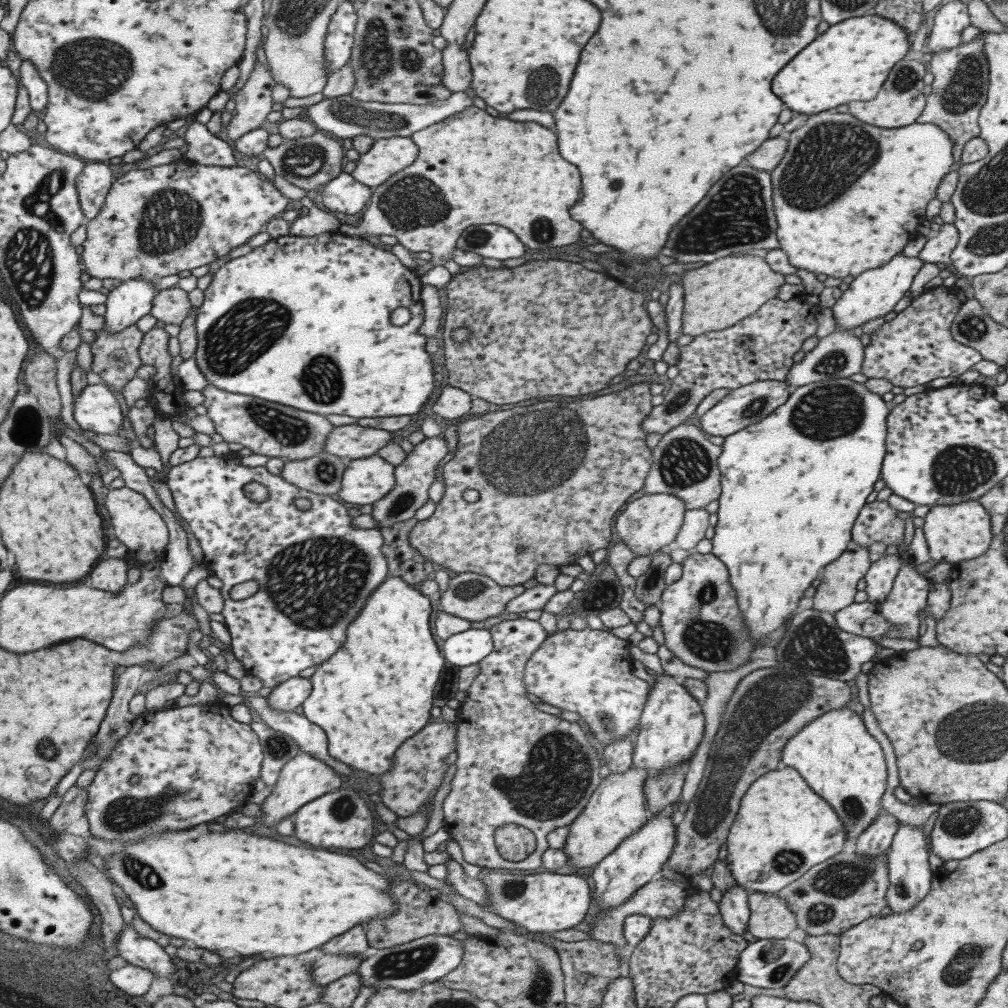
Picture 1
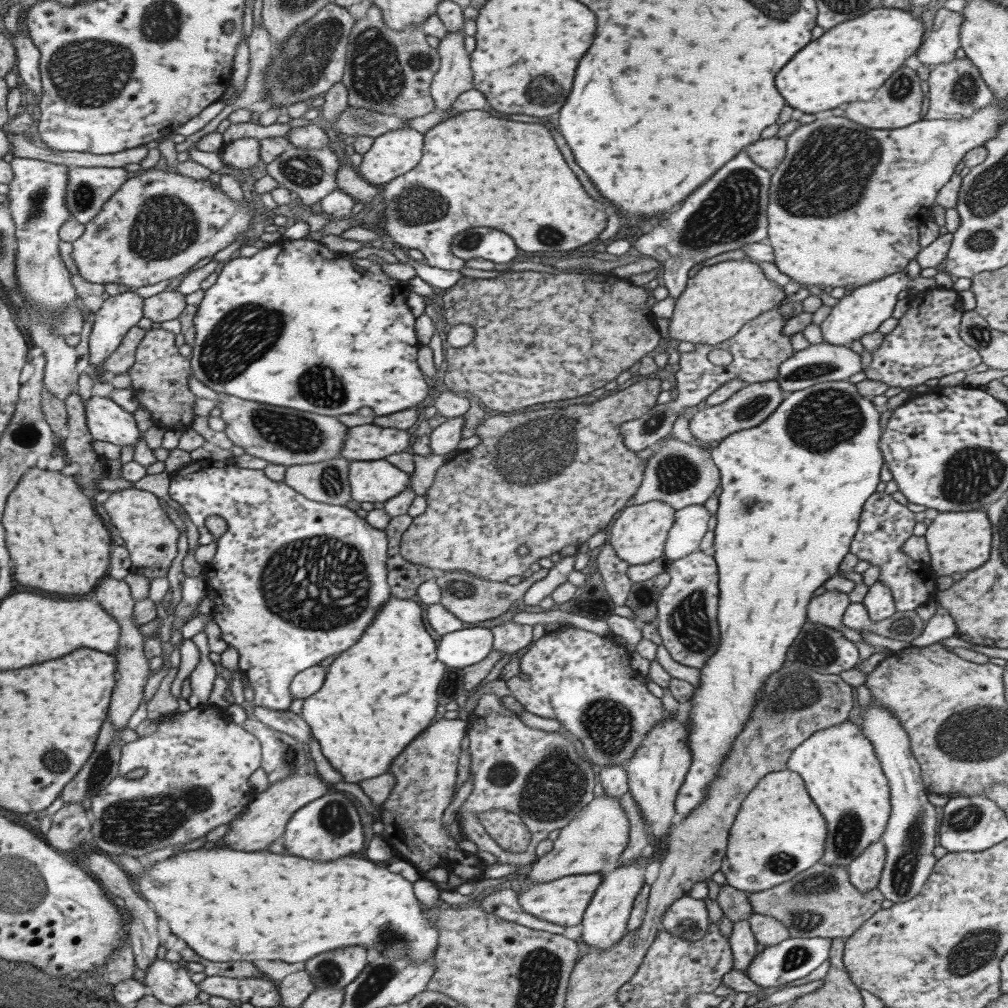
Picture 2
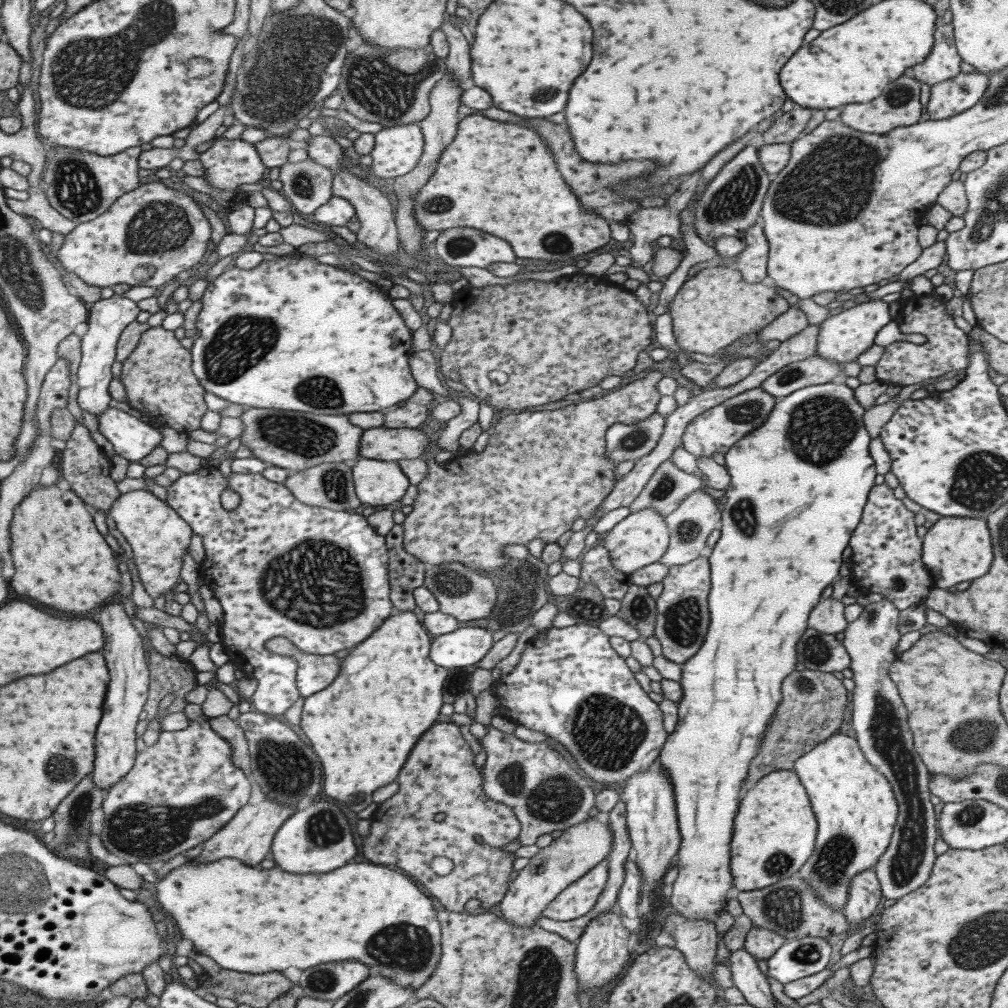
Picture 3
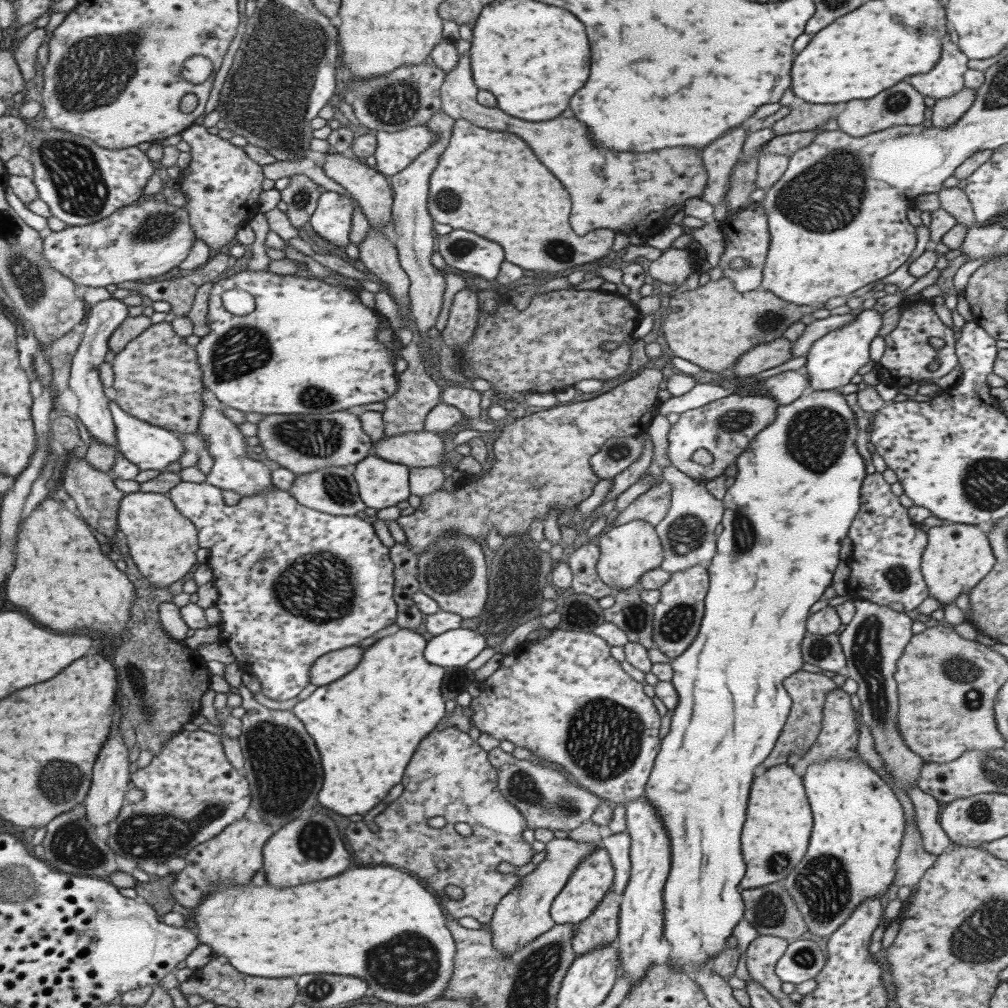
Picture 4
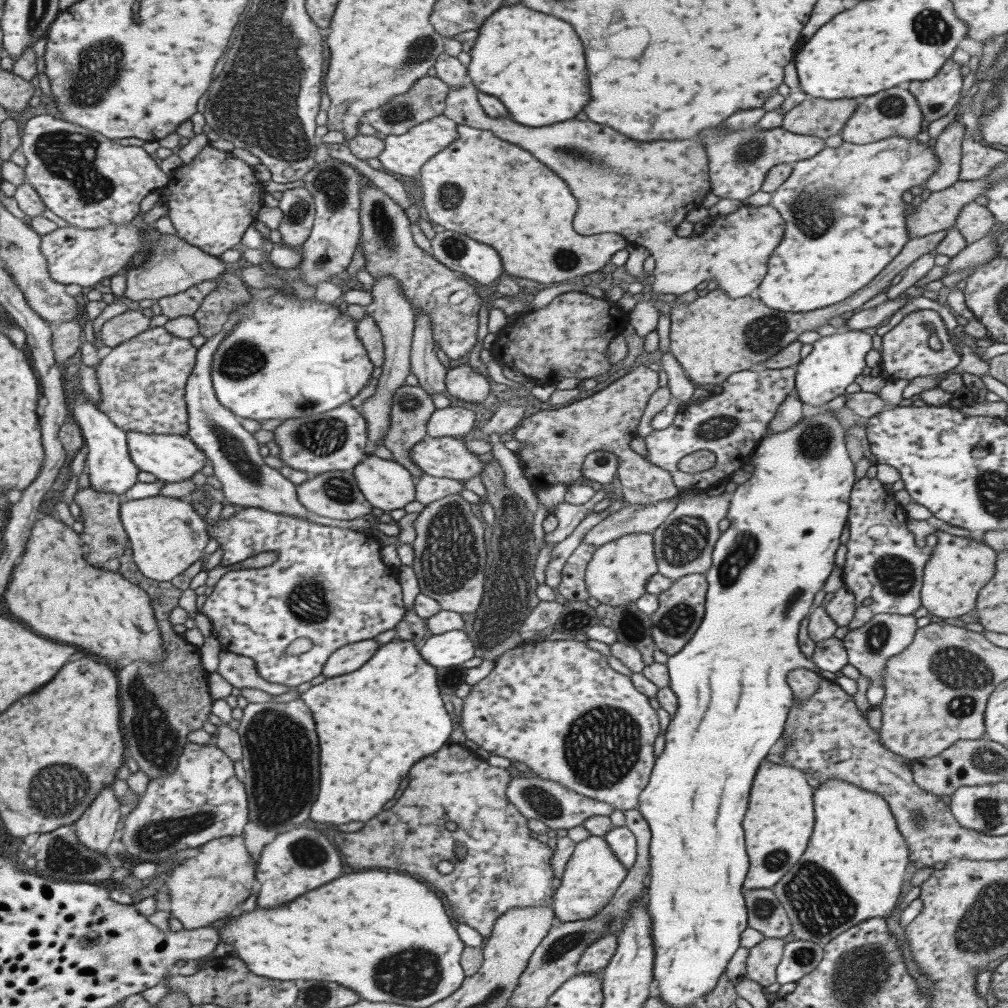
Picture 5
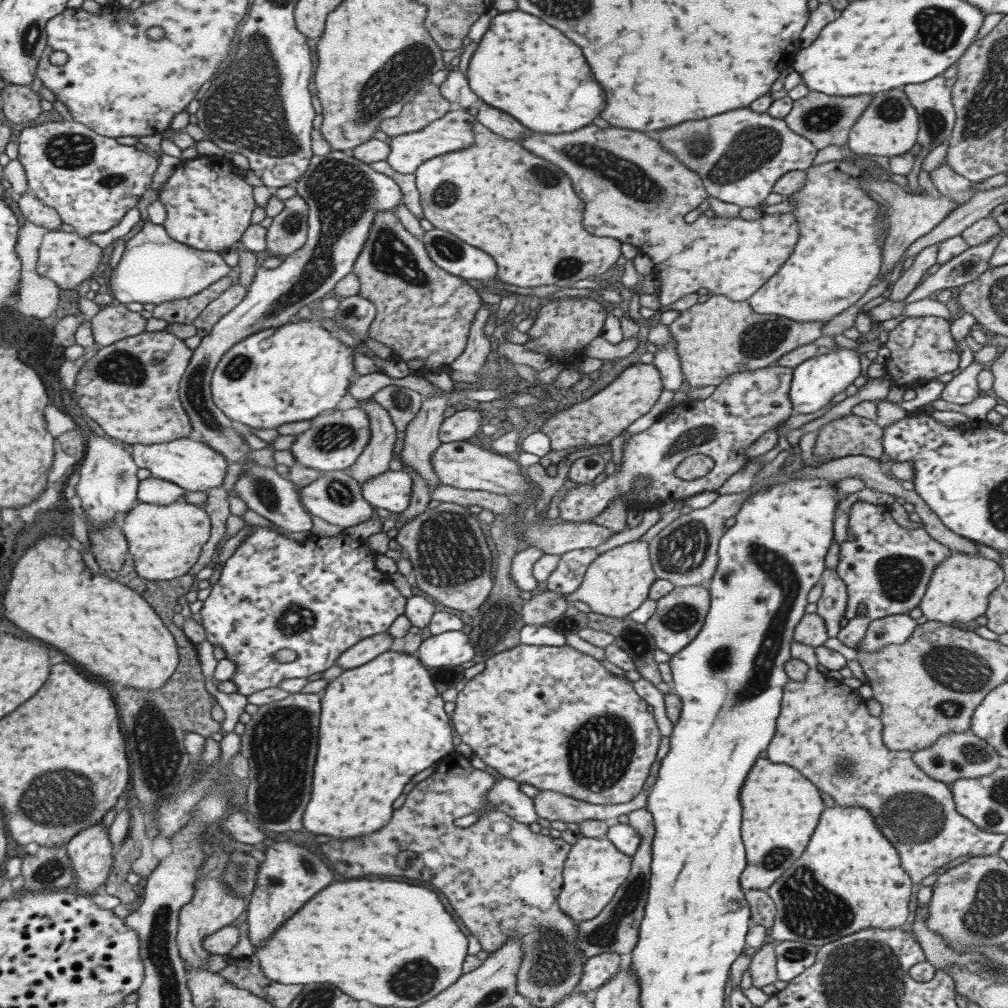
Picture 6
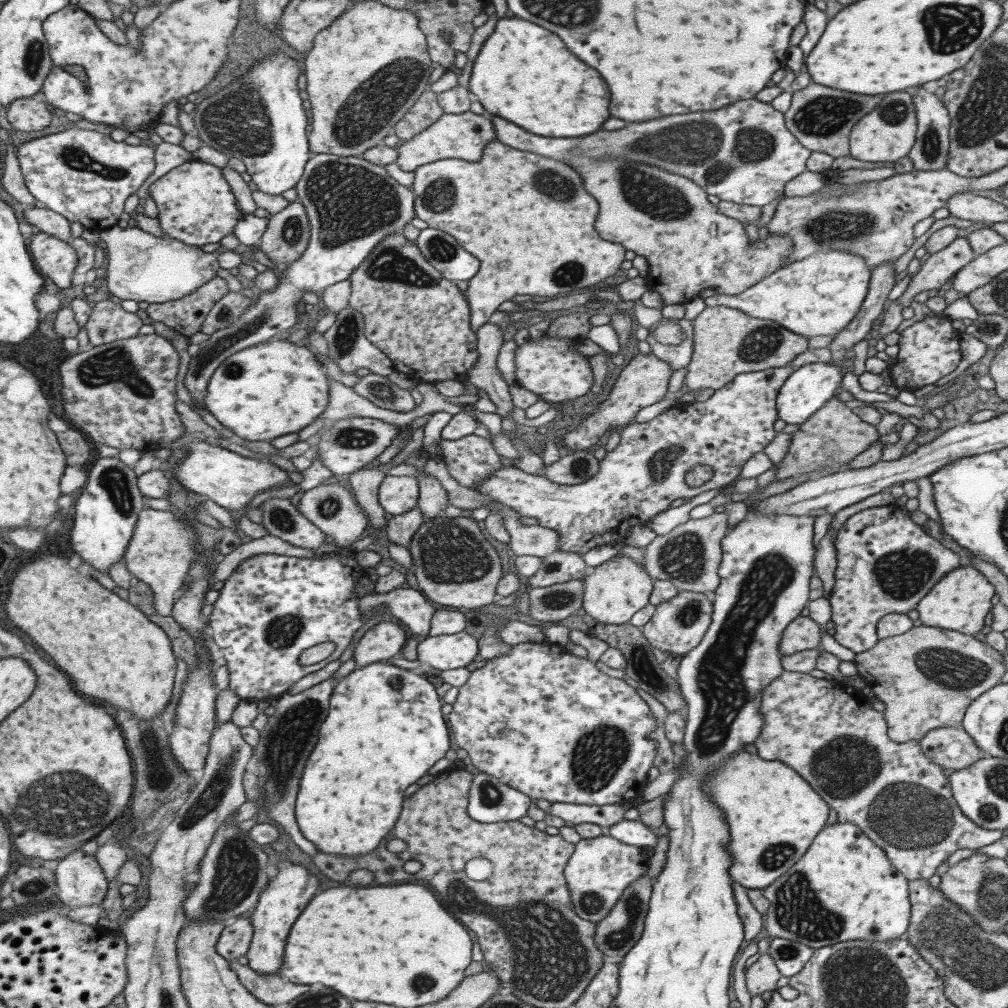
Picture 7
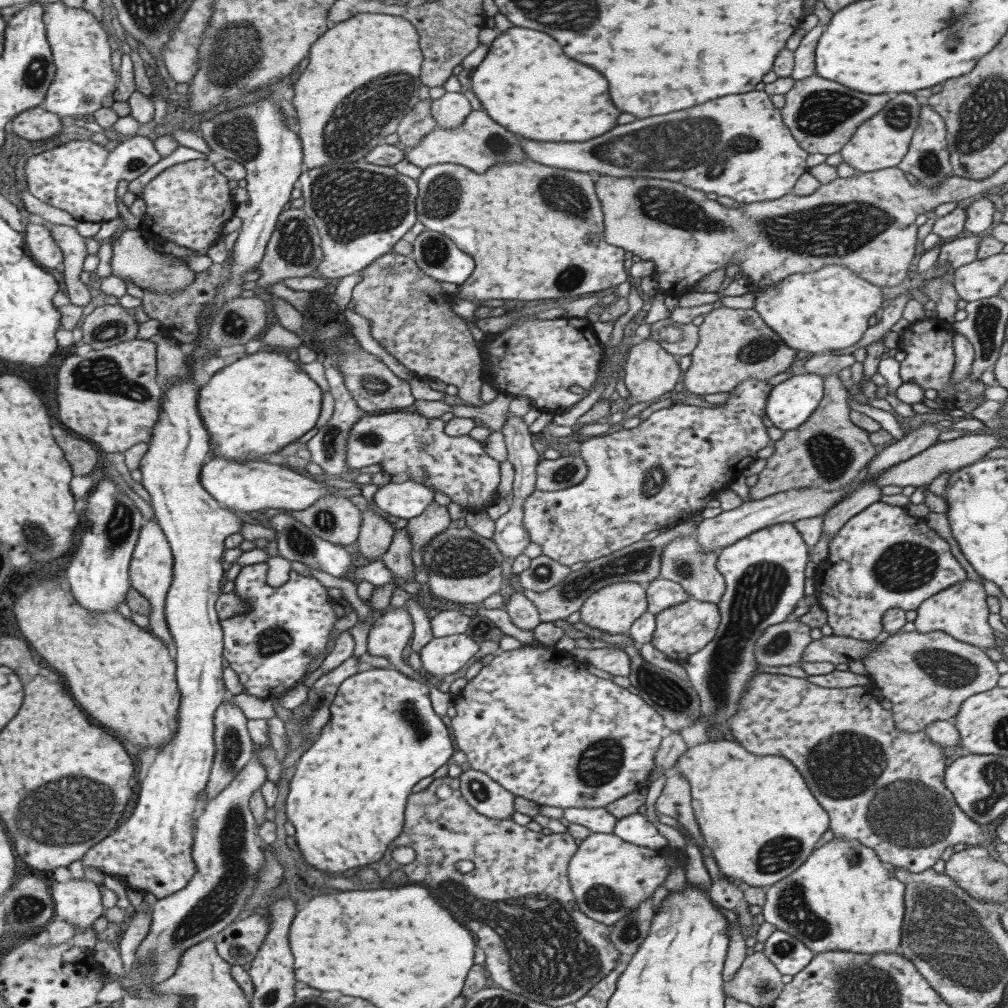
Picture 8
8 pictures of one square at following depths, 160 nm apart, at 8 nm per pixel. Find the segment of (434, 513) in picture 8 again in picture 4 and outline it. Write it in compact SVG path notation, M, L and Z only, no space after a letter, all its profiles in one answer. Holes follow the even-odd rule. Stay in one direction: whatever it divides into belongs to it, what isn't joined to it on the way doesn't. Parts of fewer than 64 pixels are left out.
M438 110L433 116L426 122L425 126L429 127L432 133L438 136L438 140L434 140L433 144L429 145L415 160L412 160L403 171L393 174L388 178L390 189L392 190L392 204L390 207L390 219L392 220L389 224L391 226L390 235L391 242L394 246L394 250L398 254L399 266L404 270L404 273L408 276L408 308L411 312L411 318L415 322L415 328L417 328L417 334L419 338L427 339L427 330L434 326L435 319L439 316L439 310L441 310L441 295L443 294L443 288L445 281L443 275L437 271L437 268L433 267L429 262L431 249L431 228L434 222L430 217L427 210L427 197L428 197L428 180L429 176L434 172L435 165L437 164L440 154L445 150L448 145L448 140L452 134L452 126L454 120L451 116L447 116L442 110Z

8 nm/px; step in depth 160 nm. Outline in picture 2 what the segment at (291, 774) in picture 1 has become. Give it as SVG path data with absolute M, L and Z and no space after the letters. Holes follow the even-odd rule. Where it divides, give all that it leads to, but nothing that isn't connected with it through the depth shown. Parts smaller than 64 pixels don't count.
M312 769L305 773L292 774L283 780L268 785L266 790L255 793L236 818L228 822L228 830L219 839L227 848L241 848L241 852L263 851L271 842L280 840L287 821L291 815L309 801L331 791L330 786L321 780Z

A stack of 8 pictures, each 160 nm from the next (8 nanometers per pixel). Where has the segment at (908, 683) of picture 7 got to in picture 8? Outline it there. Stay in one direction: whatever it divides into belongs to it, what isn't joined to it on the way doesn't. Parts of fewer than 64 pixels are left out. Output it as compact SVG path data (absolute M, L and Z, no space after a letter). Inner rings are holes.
M941 631L891 634L877 644L873 651L861 661L867 673L866 676L873 680L872 688L875 692L882 694L885 700L891 702L890 711L896 727L906 733L923 731L926 724L934 720L951 721L963 700L995 687L1000 675L995 669L995 663L989 660L977 646L955 640Z

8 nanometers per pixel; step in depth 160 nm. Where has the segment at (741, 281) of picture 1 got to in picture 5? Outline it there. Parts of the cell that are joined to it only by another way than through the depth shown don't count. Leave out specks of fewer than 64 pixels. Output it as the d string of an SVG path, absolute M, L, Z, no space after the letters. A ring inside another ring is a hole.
M946 228L942 231L921 235L905 241L905 244L896 256L893 257L893 260L885 265L883 270L869 281L869 284L866 284L863 288L860 288L857 292L854 292L841 302L809 312L783 312L775 310L774 308L765 306L758 298L751 298L750 295L735 299L729 298L726 292L711 286L708 293L704 296L697 297L691 303L671 304L668 315L670 320L668 334L670 353L673 355L673 358L676 358L676 361L691 383L703 386L709 384L718 385L719 387L731 374L741 372L741 370L759 367L761 362L767 360L767 358L771 358L781 348L791 344L793 341L797 341L797 337L800 334L809 332L810 330L815 331L819 326L827 324L831 318L835 318L835 316L839 316L843 312L855 310L855 308L867 302L869 298L873 298L873 296L879 294L885 286L889 285L889 282L893 280L895 274L907 268L911 262L921 255L933 252L937 243L948 233L949 229Z

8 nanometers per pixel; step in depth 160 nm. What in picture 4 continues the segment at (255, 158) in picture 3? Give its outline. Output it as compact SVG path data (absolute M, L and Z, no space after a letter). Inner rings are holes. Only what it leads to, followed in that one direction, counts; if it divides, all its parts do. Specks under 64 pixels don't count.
M193 123L179 133L180 140L189 145L191 160L180 170L177 182L185 196L182 206L187 213L189 228L194 237L205 242L210 250L226 246L235 238L237 227L254 216L259 208L262 167L255 164L243 152L242 147L233 146L228 140L207 133L203 125Z

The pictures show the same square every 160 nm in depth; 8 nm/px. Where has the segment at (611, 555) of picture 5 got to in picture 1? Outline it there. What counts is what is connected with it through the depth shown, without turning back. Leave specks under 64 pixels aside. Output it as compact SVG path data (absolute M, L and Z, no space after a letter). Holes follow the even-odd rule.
M669 493L644 494L625 506L625 510L617 516L613 528L617 538L635 556L650 556L672 545L678 528L683 522L685 510L683 501Z

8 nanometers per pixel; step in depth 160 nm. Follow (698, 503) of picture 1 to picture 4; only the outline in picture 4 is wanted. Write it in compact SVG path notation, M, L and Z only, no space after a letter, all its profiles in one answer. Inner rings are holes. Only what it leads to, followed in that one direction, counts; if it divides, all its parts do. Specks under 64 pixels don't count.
M662 480L637 498L635 498L625 510L617 514L614 525L629 523L633 520L645 520L645 523L654 527L667 515L670 506L670 484Z

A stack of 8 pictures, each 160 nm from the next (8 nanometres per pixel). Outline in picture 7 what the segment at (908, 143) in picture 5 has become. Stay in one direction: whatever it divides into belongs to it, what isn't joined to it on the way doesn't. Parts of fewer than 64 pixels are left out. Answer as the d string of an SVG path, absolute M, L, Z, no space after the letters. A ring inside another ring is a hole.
M828 250L779 267L739 294L729 296L716 292L703 299L703 304L735 308L756 319L772 320L807 339L834 336L856 316L867 294L869 279L870 270L858 253Z

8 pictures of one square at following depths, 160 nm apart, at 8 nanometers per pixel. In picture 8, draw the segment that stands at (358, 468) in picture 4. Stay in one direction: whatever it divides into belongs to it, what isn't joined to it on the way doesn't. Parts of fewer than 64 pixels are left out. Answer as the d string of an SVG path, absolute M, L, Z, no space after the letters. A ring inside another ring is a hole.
M416 481L381 485L372 496L371 505L389 516L409 521L433 502L433 491Z

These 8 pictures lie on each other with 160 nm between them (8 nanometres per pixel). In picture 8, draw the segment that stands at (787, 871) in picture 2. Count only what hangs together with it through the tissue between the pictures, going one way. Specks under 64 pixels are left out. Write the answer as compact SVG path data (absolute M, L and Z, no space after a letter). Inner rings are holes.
M721 738L721 740L708 740L689 747L677 759L672 768L672 773L681 773L689 783L690 804L694 812L694 819L698 824L704 845L709 849L718 870L725 877L730 877L737 882L741 882L744 887L761 887L765 889L770 885L775 885L779 880L793 873L793 871L801 866L801 862L809 856L809 852L813 850L815 842L819 840L821 834L828 828L828 814L821 808L817 800L811 796L812 792L809 792L809 789L805 786L801 774L793 768L793 764L789 760L785 760L783 757L777 758L777 756L773 755L757 756L747 752L737 741L727 741Z

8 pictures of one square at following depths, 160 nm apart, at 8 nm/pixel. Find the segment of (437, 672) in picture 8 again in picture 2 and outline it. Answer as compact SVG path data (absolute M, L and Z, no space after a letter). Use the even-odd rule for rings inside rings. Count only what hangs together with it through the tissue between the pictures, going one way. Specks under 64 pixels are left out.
M484 627L462 628L439 638L436 659L449 668L465 668L488 656L492 632Z

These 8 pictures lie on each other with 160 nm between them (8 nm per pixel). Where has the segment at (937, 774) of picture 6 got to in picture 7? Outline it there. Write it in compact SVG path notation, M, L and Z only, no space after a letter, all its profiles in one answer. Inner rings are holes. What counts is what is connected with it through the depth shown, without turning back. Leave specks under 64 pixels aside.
M960 726L933 728L918 743L922 753L942 770L959 770L985 756Z

